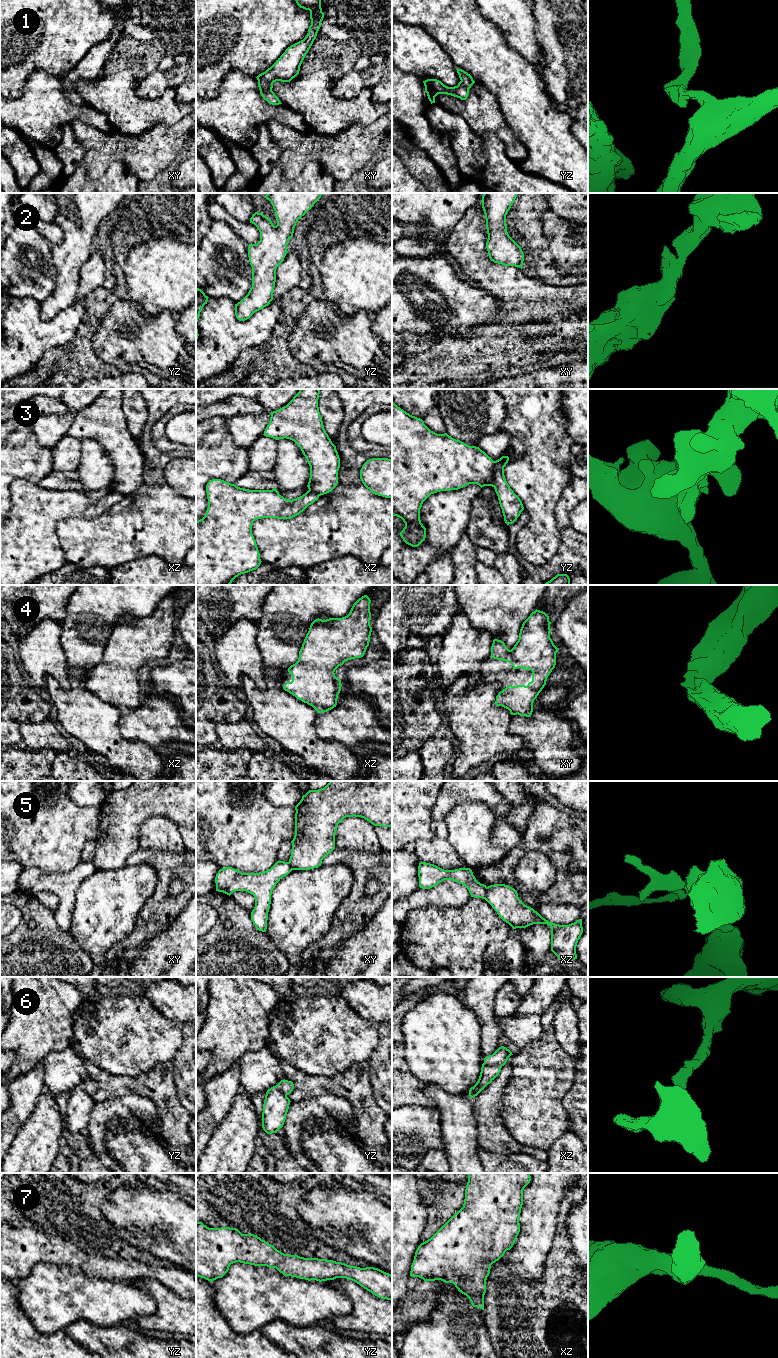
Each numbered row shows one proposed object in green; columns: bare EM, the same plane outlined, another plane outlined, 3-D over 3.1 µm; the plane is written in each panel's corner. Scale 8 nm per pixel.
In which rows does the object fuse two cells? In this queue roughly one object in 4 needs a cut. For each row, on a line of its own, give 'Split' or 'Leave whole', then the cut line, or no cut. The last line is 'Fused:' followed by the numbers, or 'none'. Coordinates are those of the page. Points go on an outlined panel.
1: Leave whole. No split
2: Leave whole. No split
3: Split. Split along yz (493, 461), (494, 486)
4: Leave whole. No split
5: Split. Split along xz (487, 887), (483, 898)
6: Leave whole. No split
7: Leave whole. No split
Fused: 3, 5

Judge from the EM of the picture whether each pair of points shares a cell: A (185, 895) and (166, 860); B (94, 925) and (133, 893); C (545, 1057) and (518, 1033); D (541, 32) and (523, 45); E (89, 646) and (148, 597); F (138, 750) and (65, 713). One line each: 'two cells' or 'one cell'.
A: one cell
B: one cell
C: two cells
D: two cells
E: one cell
F: one cell

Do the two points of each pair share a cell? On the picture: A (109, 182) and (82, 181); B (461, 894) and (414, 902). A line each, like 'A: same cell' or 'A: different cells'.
A: same cell
B: same cell

